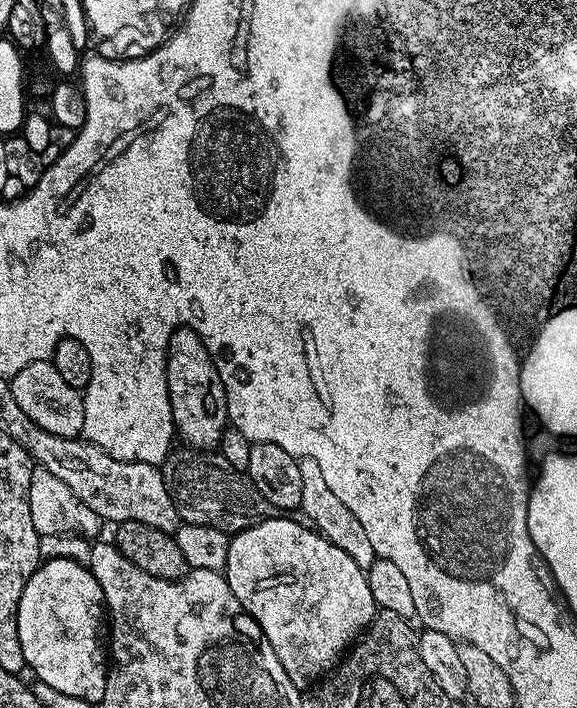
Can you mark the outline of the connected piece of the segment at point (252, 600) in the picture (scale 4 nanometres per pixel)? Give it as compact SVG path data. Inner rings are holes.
M264 520L261 524L255 524L255 522L249 523L246 528L237 531L229 539L228 553L226 554L226 562L224 563L222 575L227 580L232 591L232 597L236 599L237 605L247 612L249 616L252 616L254 622L258 622L258 626L262 630L266 642L270 642L274 654L278 654L278 662L282 662L282 670L286 670L290 682L294 682L296 688L304 690L313 685L320 677L329 673L337 665L341 657L349 651L353 641L376 619L378 607L374 600L374 595L370 592L365 569L360 568L358 562L354 562L354 558L350 558L350 554L346 554L346 550L338 550L338 546L334 546L326 537L321 536L319 532L305 526L303 523L301 524L296 520Z

